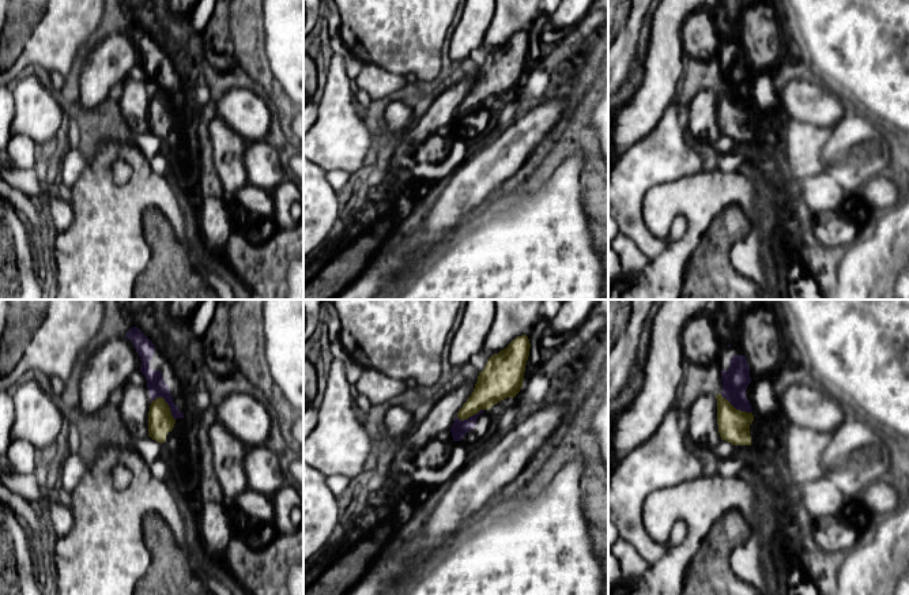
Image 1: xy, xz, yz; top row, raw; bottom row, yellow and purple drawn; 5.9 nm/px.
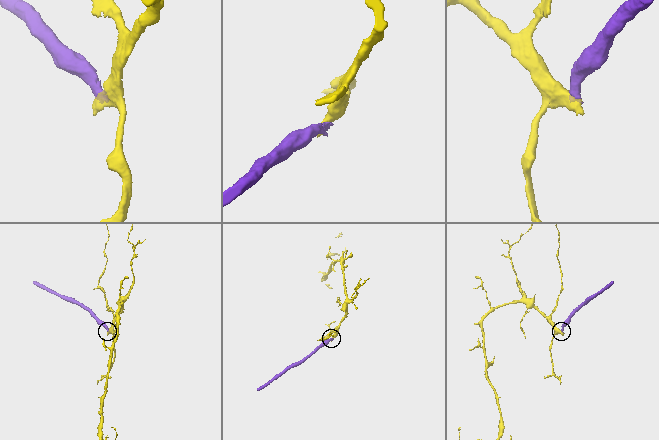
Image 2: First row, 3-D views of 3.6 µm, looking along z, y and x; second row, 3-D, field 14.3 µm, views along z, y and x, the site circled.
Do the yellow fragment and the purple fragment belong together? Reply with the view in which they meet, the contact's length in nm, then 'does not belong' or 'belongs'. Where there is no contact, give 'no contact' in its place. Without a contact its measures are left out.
meets yellow in xy; contact 180 nm long; does not belong

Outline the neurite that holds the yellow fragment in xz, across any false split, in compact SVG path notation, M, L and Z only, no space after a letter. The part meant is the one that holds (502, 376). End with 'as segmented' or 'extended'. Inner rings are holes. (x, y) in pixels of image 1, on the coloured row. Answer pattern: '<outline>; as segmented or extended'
M527 335L517 336L509 346L489 358L479 373L474 392L457 413L464 421L489 410L506 398L516 398L523 387L531 343Z; as segmented

